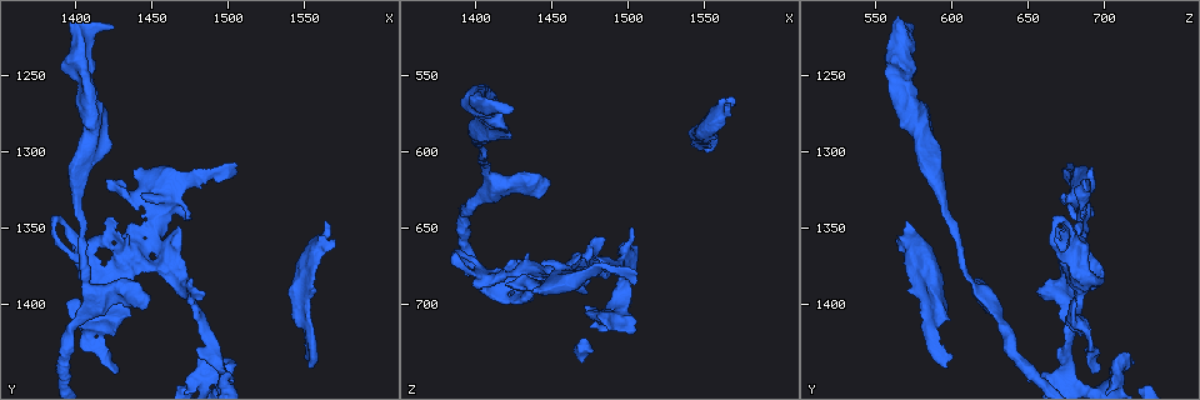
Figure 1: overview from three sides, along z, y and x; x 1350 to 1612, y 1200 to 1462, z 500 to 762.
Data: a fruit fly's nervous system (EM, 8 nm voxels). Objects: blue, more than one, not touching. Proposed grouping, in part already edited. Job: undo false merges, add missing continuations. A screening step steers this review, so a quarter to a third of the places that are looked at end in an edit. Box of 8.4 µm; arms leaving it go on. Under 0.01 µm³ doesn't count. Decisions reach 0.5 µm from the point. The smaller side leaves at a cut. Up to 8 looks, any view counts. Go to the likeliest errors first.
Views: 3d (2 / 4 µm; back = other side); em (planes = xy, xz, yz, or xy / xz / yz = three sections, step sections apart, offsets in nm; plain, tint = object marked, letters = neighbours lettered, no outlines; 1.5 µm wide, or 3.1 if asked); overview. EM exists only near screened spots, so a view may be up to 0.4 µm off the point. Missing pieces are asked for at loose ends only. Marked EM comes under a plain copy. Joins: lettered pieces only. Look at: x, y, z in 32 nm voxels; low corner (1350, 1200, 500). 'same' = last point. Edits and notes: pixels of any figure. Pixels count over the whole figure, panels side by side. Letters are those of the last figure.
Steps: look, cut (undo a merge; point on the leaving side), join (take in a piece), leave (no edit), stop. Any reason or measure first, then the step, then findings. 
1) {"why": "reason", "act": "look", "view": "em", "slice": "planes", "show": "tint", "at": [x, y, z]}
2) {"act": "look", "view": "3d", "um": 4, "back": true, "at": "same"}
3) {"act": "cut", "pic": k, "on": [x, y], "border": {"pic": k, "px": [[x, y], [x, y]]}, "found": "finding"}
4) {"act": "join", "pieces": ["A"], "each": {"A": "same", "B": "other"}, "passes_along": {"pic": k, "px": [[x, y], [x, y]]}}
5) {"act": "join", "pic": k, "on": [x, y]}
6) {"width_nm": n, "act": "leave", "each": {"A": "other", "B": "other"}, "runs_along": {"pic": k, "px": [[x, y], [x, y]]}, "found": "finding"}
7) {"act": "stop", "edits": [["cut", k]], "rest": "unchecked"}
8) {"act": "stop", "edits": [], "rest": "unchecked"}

{"why": "free end", "act": "look", "view": "3d", "um": 2, "at": [1550, 1434, 600]}

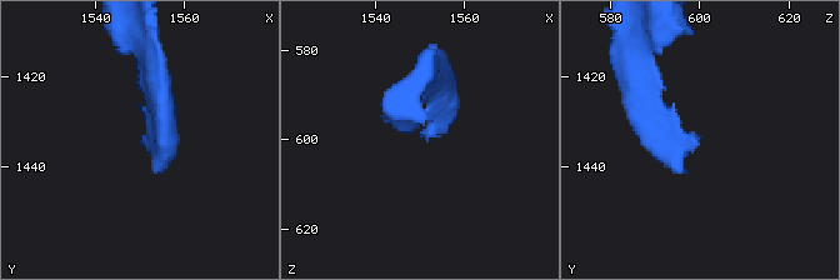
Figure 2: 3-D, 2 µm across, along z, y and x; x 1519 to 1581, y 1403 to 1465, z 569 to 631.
{"act": "look", "view": "em", "slice": "xz", "step": 8, "show": "letters", "at": [1550, 1435, 600]}

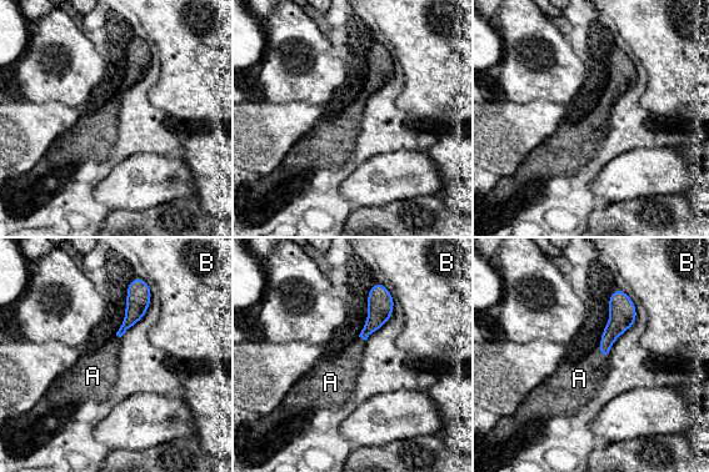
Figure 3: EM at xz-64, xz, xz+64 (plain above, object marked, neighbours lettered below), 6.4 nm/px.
{"why": "cut it another way", "act": "look", "view": "em", "slice": "planes", "show": "letters", "at": "same"}

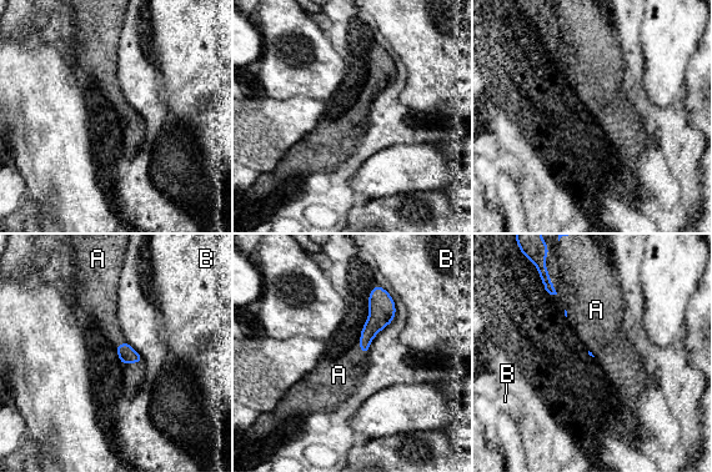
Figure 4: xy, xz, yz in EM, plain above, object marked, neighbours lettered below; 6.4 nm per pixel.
{"act": "join", "pieces": ["A"], "each": {"A": "same", "B": "other"}, "found": "it goes on there"}

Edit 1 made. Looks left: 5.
{"why": "tapers out", "act": "look", "view": "3d", "um": 2, "at": [1470, 1348, 666]}

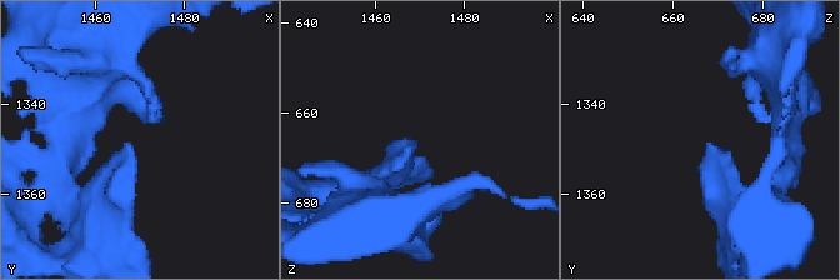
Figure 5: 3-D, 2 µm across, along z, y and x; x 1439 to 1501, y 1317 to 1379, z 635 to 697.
{"why": "need the tissue", "act": "look", "view": "em", "slice": "planes", "show": "letters", "at": [1468, 1349, 668]}

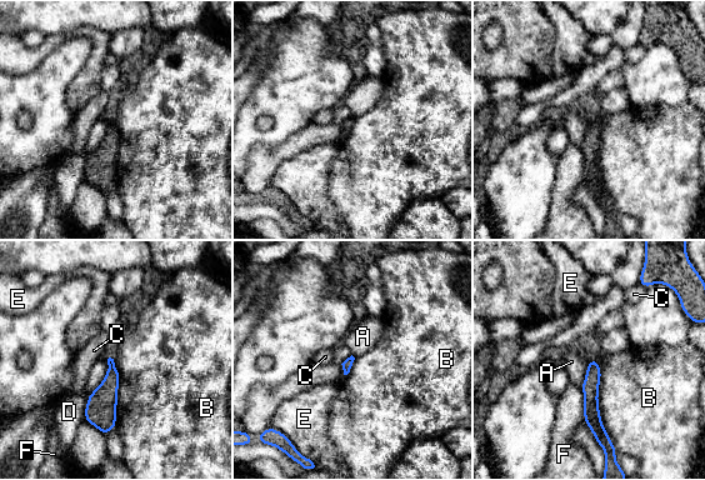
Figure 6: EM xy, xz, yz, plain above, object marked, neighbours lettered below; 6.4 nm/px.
{"act": "leave", "each": {"A": "other", "B": "other", "C": "other", "D": "other", "E": "other", "F": "other"}, "border": {"pic": 6, "px": [[593, 358], [614, 444]]}, "found": "no lettered piece goes on from it"}

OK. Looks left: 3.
{"why": "an open end", "act": "look", "view": "em", "slice": "xy", "step": 8, "show": "tint", "at": [1502, 1314, 686]}

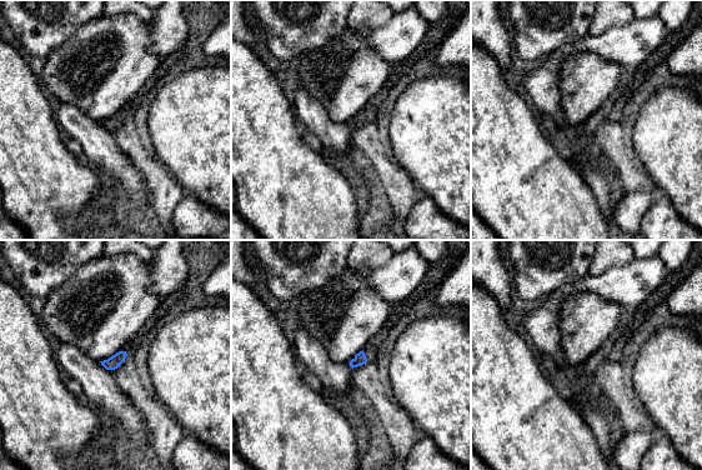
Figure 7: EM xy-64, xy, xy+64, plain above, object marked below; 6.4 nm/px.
{"why": "another direction", "act": "look", "view": "em", "slice": "planes", "show": "letters", "at": "same"}

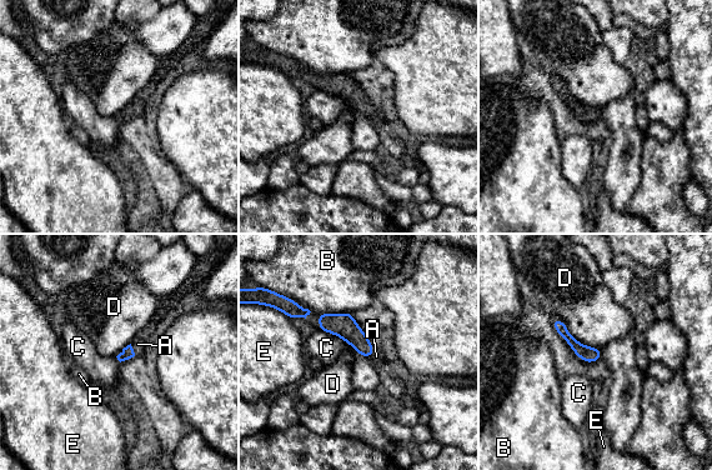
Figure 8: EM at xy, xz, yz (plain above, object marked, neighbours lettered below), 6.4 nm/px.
{"longest_contact_nm": ["D", 260], "act": "join", "pieces": ["A"], "each": {"A": "same", "B": "other", "C": "other", "D": "other", "E": "other"}, "passes_along": {"pic": 8, "px": [[126, 353], [133, 350], [138, 344]]}, "found": "the cell continues"}

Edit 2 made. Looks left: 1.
{"act": "look", "view": "em", "slice": "planes", "show": "letters", "at": [1504, 1438, 718]}

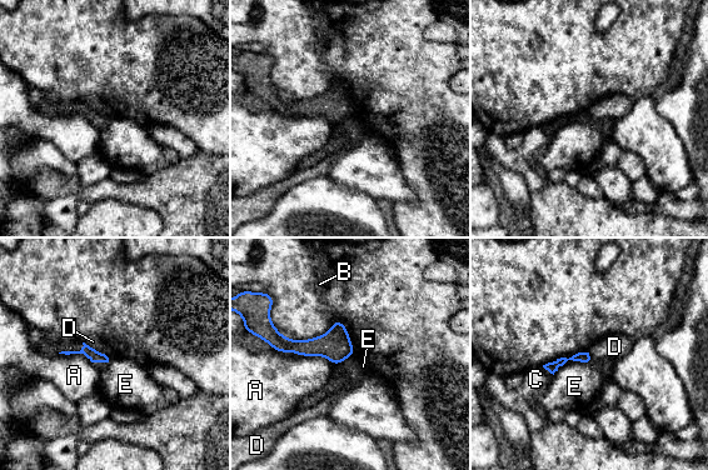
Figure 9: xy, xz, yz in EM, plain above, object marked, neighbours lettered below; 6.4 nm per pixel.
{"longest_contact_nm": ["E", 260], "act": "leave", "each": {"A": "other", "B": "other", "C": "other", "D": "other", "E": "other"}, "found": "no lettered piece goes on from it"}

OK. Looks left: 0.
{"act": "stop", "edits": [["join", 4], ["join", 8]], "rest": "unchecked"}

